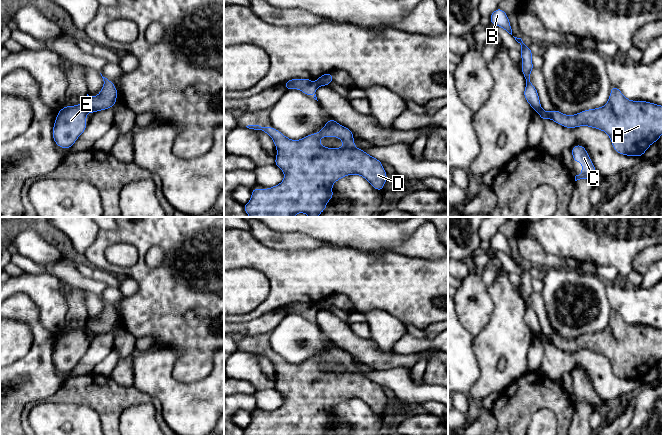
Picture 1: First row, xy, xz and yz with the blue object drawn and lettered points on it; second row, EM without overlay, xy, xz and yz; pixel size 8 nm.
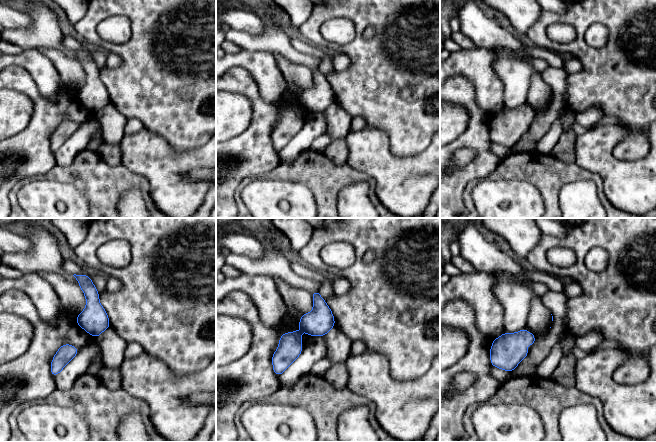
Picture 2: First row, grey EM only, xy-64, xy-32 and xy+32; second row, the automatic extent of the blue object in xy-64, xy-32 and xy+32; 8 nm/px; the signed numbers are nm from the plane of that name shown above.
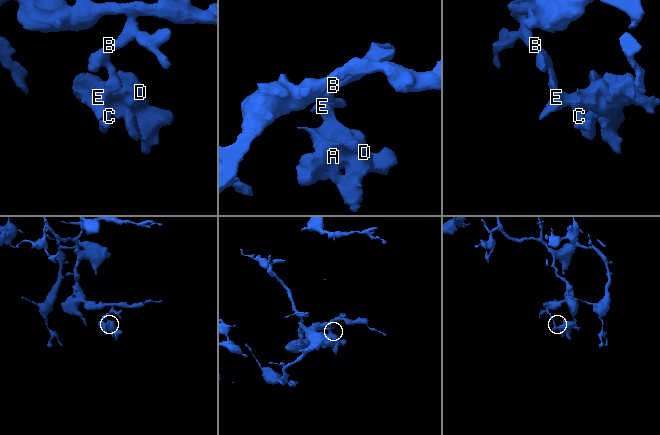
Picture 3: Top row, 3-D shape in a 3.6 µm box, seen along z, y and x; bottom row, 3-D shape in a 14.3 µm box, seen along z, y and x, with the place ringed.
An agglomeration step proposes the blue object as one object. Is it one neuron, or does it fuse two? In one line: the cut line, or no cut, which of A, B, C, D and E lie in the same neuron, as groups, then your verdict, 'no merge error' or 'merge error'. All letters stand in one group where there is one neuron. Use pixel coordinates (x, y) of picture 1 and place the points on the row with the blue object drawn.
cut yz (540, 107), (536, 111); groups A C D E / B; merge error

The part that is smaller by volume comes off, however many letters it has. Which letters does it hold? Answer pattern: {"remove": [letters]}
{"remove": ["A", "C", "D", "E"]}

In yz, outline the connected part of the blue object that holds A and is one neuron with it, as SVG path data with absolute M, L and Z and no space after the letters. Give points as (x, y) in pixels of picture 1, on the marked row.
M615 86L611 87L607 104L600 108L584 110L575 115L564 115L556 109L546 112L540 108L536 112L543 121L550 118L566 128L589 126L602 130L609 135L614 150L626 156L641 157L649 146L657 142L662 135L662 105L646 101L628 100Z

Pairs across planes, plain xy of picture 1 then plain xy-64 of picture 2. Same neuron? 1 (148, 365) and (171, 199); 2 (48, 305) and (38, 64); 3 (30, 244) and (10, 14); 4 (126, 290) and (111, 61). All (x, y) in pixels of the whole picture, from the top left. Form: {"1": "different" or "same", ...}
{"1": "same", "2": "same", "3": "same", "4": "same"}

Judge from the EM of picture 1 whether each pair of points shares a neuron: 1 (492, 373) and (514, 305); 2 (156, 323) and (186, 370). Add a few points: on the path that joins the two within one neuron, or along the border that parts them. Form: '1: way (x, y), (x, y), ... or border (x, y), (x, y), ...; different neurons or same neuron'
1: way (492, 356), (492, 346), (506, 332), (506, 322); same neuron
2: way (168, 334), (186, 352), (186, 358); same neuron

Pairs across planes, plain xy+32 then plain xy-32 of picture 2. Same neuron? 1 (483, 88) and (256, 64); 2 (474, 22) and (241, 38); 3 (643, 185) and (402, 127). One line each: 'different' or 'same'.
1: same
2: different
3: different

